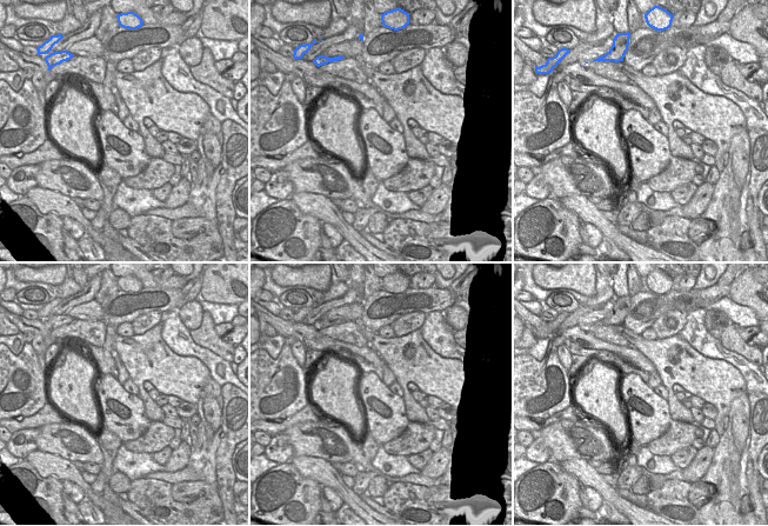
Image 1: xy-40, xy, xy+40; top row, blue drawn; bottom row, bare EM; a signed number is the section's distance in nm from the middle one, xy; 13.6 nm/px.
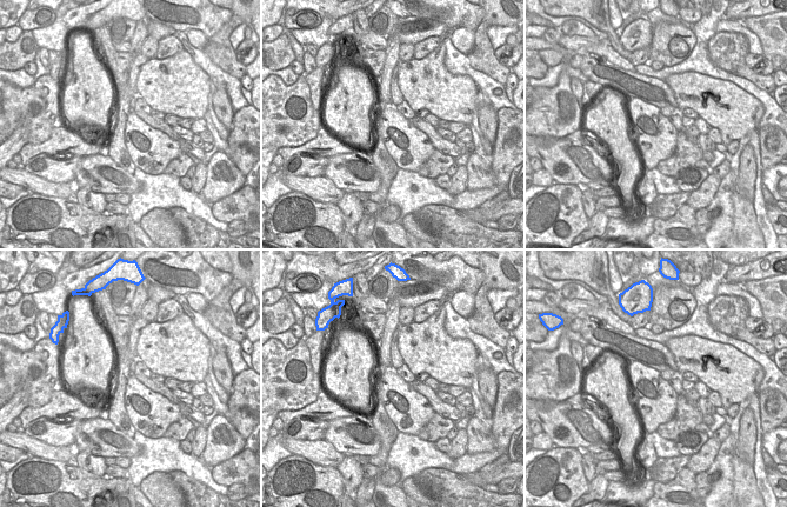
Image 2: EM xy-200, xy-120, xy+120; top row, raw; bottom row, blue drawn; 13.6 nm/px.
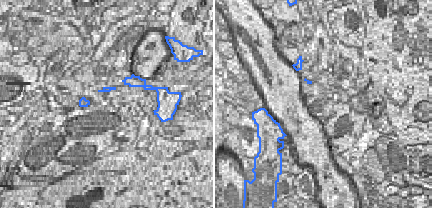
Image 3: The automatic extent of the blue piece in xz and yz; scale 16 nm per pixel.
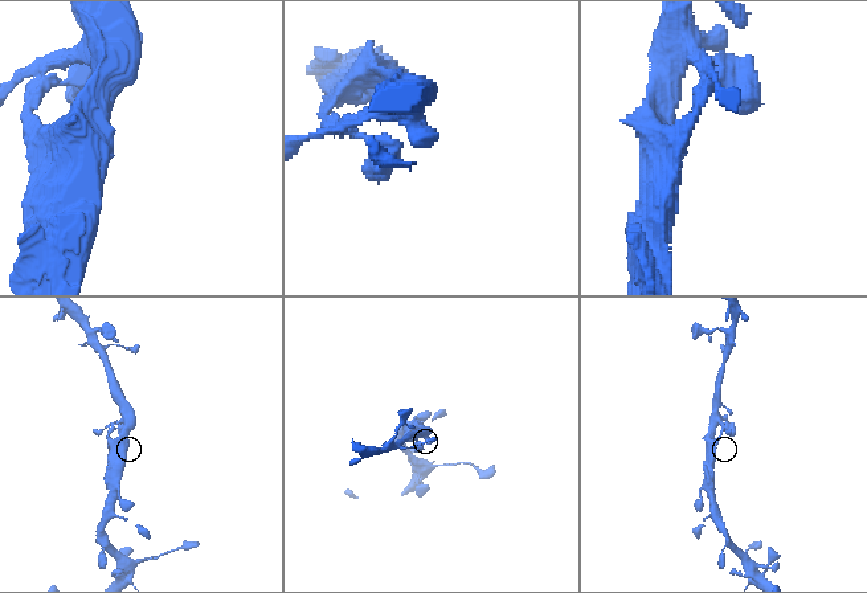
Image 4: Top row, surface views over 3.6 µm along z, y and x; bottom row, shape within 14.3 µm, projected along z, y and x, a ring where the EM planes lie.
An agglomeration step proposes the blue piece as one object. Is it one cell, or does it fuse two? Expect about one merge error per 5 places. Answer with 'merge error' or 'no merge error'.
no merge error

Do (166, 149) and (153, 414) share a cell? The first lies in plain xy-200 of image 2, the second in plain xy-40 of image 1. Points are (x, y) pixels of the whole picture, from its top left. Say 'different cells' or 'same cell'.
different cells

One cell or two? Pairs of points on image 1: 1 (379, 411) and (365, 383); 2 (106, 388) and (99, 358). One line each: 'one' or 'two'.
1: one
2: two

